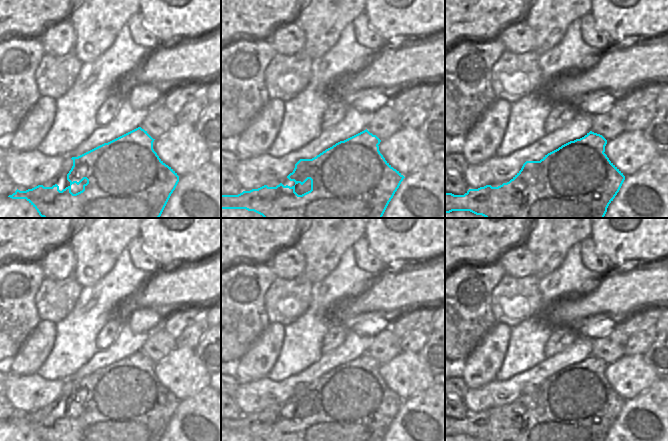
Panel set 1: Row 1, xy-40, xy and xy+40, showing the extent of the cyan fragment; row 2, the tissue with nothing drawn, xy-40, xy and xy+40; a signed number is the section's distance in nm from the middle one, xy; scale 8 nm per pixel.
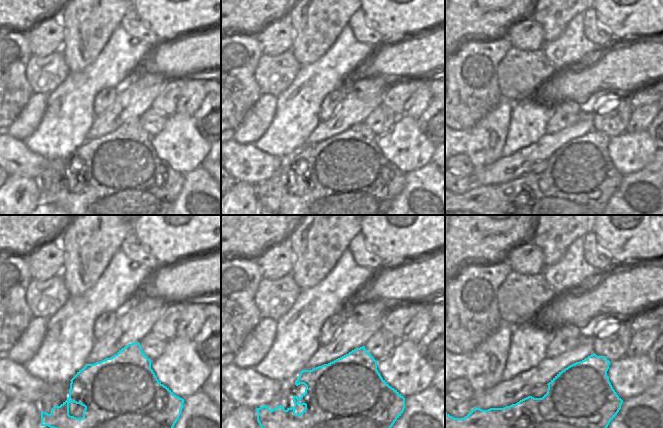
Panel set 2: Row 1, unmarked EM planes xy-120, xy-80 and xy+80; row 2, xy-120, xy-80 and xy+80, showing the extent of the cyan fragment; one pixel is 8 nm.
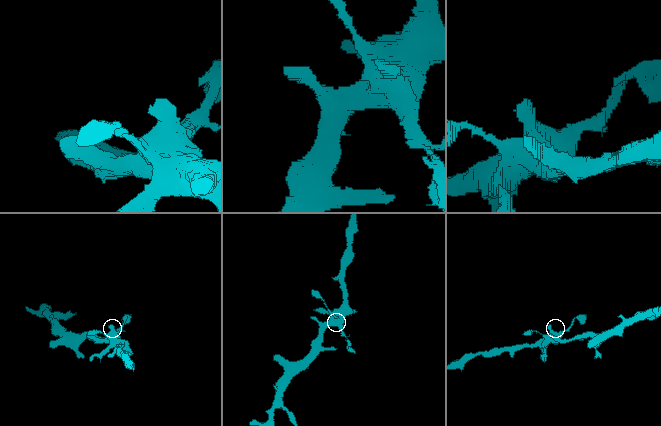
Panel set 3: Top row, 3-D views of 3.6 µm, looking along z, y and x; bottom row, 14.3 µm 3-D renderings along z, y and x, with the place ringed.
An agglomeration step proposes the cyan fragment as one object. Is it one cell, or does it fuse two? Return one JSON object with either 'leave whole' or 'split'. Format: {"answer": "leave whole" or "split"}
{"answer": "split"}

